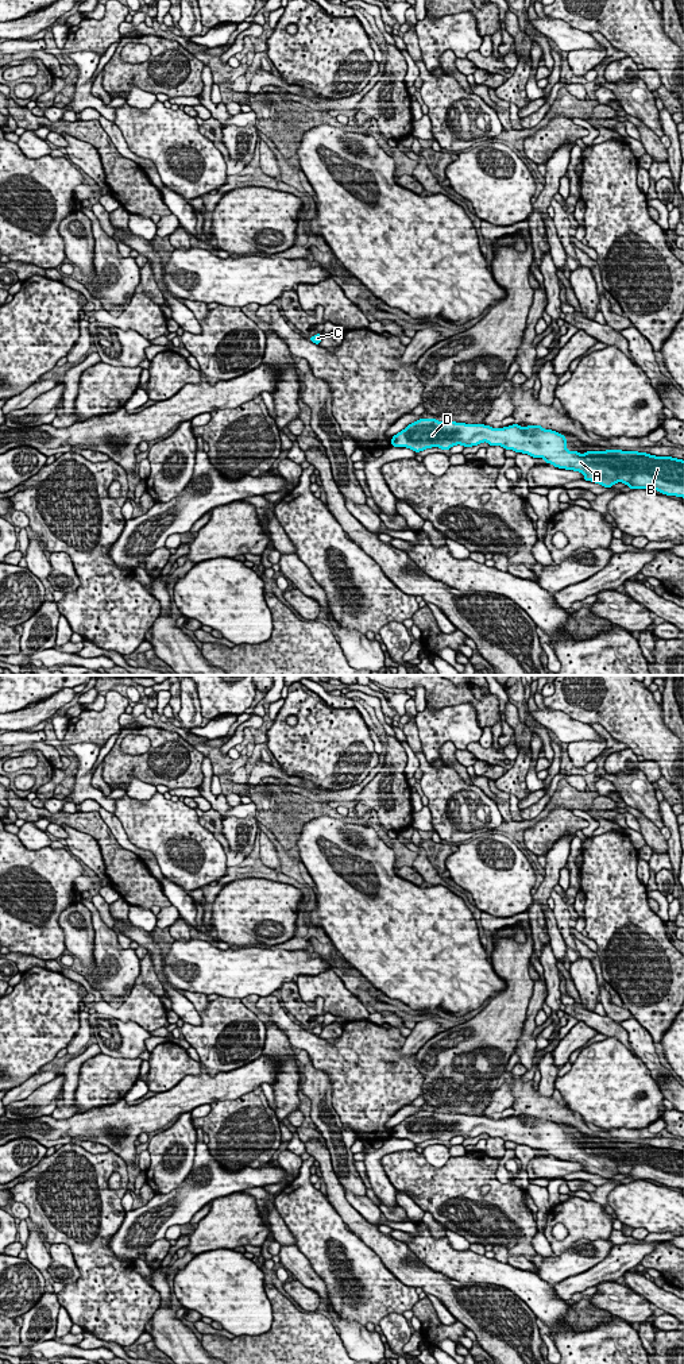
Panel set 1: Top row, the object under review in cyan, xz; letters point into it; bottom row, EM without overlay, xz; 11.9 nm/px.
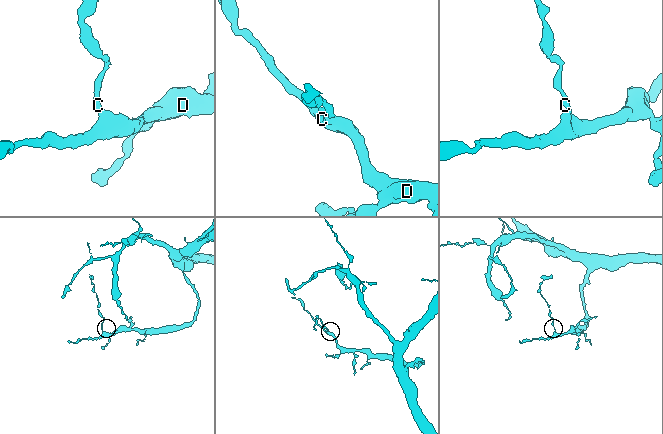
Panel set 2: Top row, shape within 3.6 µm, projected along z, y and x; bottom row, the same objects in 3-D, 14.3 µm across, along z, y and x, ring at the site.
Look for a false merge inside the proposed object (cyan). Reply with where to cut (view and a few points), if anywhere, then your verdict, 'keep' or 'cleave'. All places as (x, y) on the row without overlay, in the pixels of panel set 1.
no cut | keep

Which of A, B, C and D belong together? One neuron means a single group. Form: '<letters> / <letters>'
A B C D

